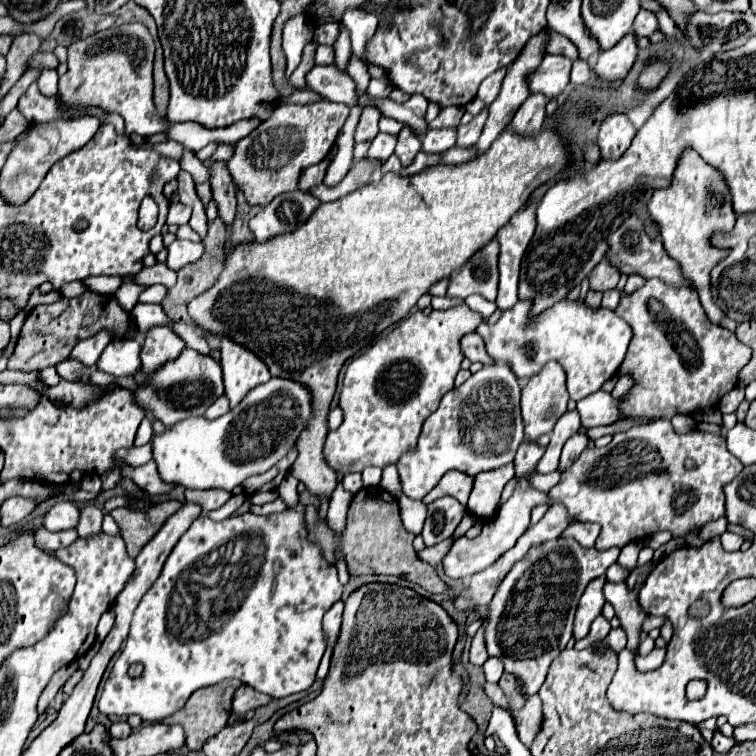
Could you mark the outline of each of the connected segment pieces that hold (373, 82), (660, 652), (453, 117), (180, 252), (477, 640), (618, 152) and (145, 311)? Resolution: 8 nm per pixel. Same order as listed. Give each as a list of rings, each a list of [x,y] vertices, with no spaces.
[[[371,78],[367,92],[375,98],[389,98],[391,94],[391,84],[389,80],[377,80],[377,78]]]
[[[654,648],[649,656],[639,656],[637,654],[637,668],[639,670],[654,670],[665,662],[666,648]]]
[[[447,106],[443,112],[439,112],[439,120],[441,126],[459,126],[459,120],[463,116],[463,108],[461,106]]]
[[[175,240],[169,246],[169,256],[167,256],[167,264],[173,270],[183,268],[189,262],[195,262],[201,258],[201,254],[205,252],[203,242],[191,242],[191,240]]]
[[[483,620],[483,626],[477,630],[477,634],[473,636],[471,642],[471,652],[469,652],[469,660],[477,666],[481,666],[487,660],[487,648],[485,648],[485,628],[487,628],[487,620]]]
[[[615,114],[601,124],[597,144],[601,148],[603,160],[617,160],[625,154],[631,140],[635,138],[637,128],[629,122],[625,114]]]
[[[137,304],[131,312],[133,320],[137,320],[139,332],[141,336],[147,334],[147,330],[155,328],[155,326],[173,326],[173,322],[167,318],[165,310],[161,310],[161,304]]]

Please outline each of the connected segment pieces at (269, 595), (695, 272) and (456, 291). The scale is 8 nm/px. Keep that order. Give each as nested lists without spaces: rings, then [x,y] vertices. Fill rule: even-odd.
[[[299,504],[273,516],[247,512],[223,522],[201,516],[189,526],[169,554],[161,576],[135,610],[127,642],[99,700],[103,714],[139,714],[145,722],[159,722],[181,710],[195,690],[221,680],[237,678],[273,698],[303,692],[317,680],[317,668],[325,652],[321,620],[327,608],[341,598],[343,586],[337,578],[337,568],[323,560],[317,544],[307,542],[303,508]],[[133,662],[143,662],[145,666],[137,678],[127,674]]]
[[[689,150],[685,156],[681,156],[677,172],[673,176],[673,184],[667,190],[657,190],[653,192],[651,202],[647,204],[647,210],[653,218],[653,222],[661,224],[661,238],[665,252],[675,258],[685,276],[689,276],[695,284],[695,290],[699,292],[699,300],[713,324],[721,324],[725,314],[719,312],[719,308],[711,300],[711,286],[709,286],[709,272],[711,268],[721,262],[729,250],[715,248],[711,244],[711,238],[719,232],[727,232],[735,226],[735,212],[731,208],[729,200],[729,190],[725,188],[725,182],[721,176],[717,176],[715,168],[709,168],[697,156],[697,152]]]
[[[491,240],[457,274],[451,276],[447,296],[463,300],[471,294],[481,294],[487,300],[495,300],[497,278],[497,244]]]

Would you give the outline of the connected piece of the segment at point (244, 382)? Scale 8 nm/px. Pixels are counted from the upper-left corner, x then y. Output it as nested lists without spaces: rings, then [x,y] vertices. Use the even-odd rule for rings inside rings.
[[[221,336],[221,366],[225,380],[225,394],[231,402],[231,408],[241,402],[249,388],[263,384],[271,378],[265,362],[259,360],[251,350],[237,344],[229,336]]]

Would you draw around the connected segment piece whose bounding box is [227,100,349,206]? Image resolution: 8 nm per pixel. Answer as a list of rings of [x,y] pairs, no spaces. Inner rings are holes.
[[[331,100],[307,106],[285,104],[275,108],[269,120],[261,122],[249,136],[235,144],[235,154],[227,162],[233,182],[243,190],[247,202],[267,206],[277,194],[295,190],[301,172],[329,154],[347,116],[349,106]]]

